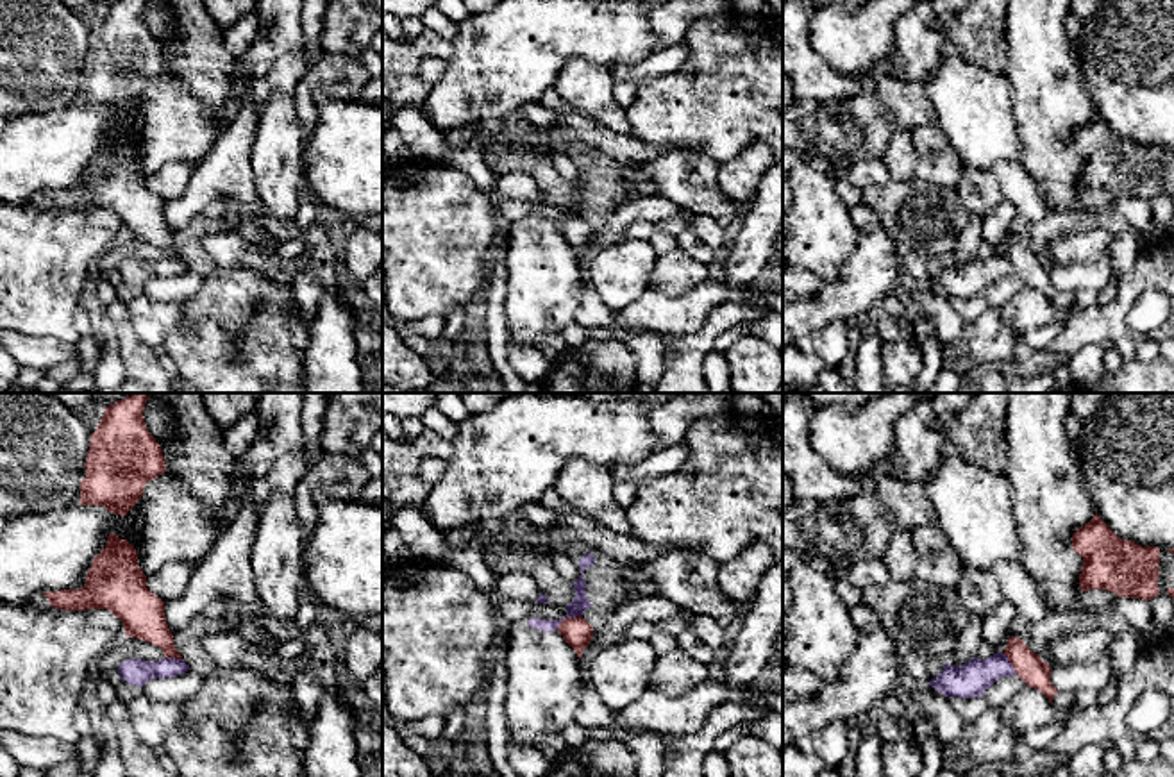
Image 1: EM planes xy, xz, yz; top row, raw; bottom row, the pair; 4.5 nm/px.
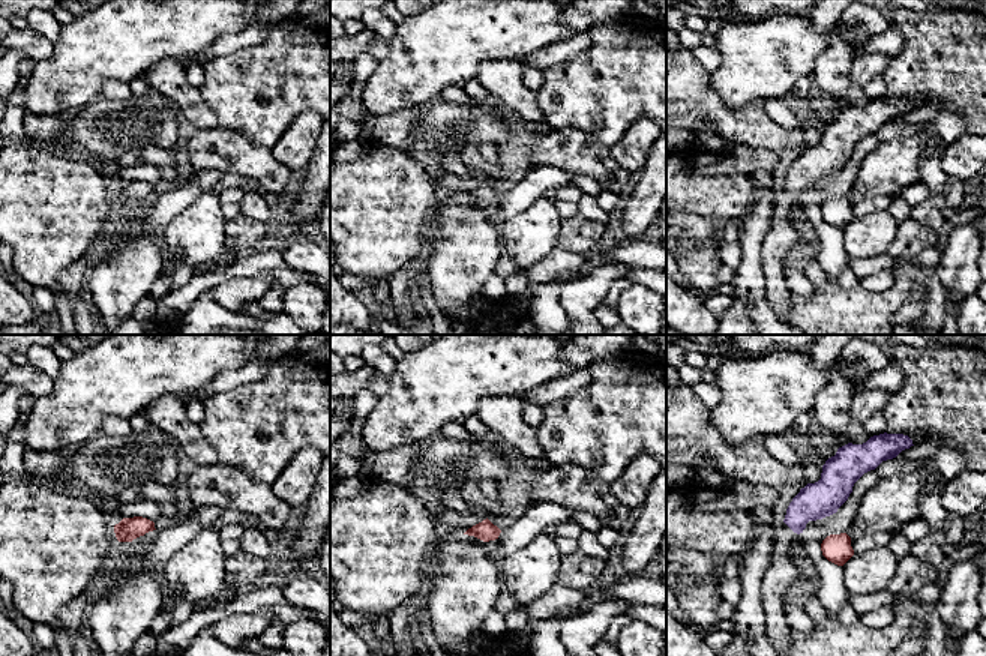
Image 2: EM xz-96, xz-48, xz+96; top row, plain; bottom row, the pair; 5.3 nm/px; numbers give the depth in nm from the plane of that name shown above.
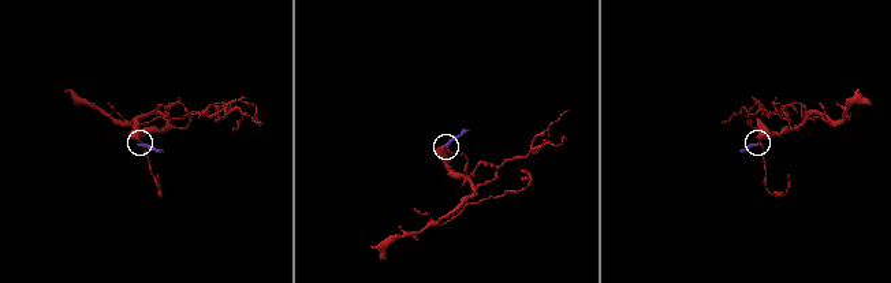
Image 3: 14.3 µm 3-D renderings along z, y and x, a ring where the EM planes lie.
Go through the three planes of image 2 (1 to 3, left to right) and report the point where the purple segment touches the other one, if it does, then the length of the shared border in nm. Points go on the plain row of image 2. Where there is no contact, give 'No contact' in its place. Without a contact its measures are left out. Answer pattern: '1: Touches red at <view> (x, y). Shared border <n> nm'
1: No contact
2: No contact
3: No contact

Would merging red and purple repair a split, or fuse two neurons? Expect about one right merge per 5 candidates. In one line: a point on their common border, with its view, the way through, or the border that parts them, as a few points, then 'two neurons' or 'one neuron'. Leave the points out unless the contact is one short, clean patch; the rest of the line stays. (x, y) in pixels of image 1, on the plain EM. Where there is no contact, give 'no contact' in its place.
meets red in xz at (567, 218); border along xz (581, 215), (565, 218), (556, 229); two neurons

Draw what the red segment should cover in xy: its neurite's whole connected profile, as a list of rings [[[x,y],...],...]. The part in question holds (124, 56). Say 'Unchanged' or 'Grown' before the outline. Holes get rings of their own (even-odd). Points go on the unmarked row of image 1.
Unchanged. [[[118,0],[105,7],[96,30],[91,34],[79,104],[102,105],[109,113],[123,116],[143,96],[145,84],[166,71],[163,50],[143,20],[145,4],[147,0]]]

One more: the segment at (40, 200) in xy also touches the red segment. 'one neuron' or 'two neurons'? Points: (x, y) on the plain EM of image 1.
one neuron

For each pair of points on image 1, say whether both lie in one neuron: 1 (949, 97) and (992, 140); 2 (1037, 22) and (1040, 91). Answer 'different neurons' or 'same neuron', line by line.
1: same neuron
2: same neuron

